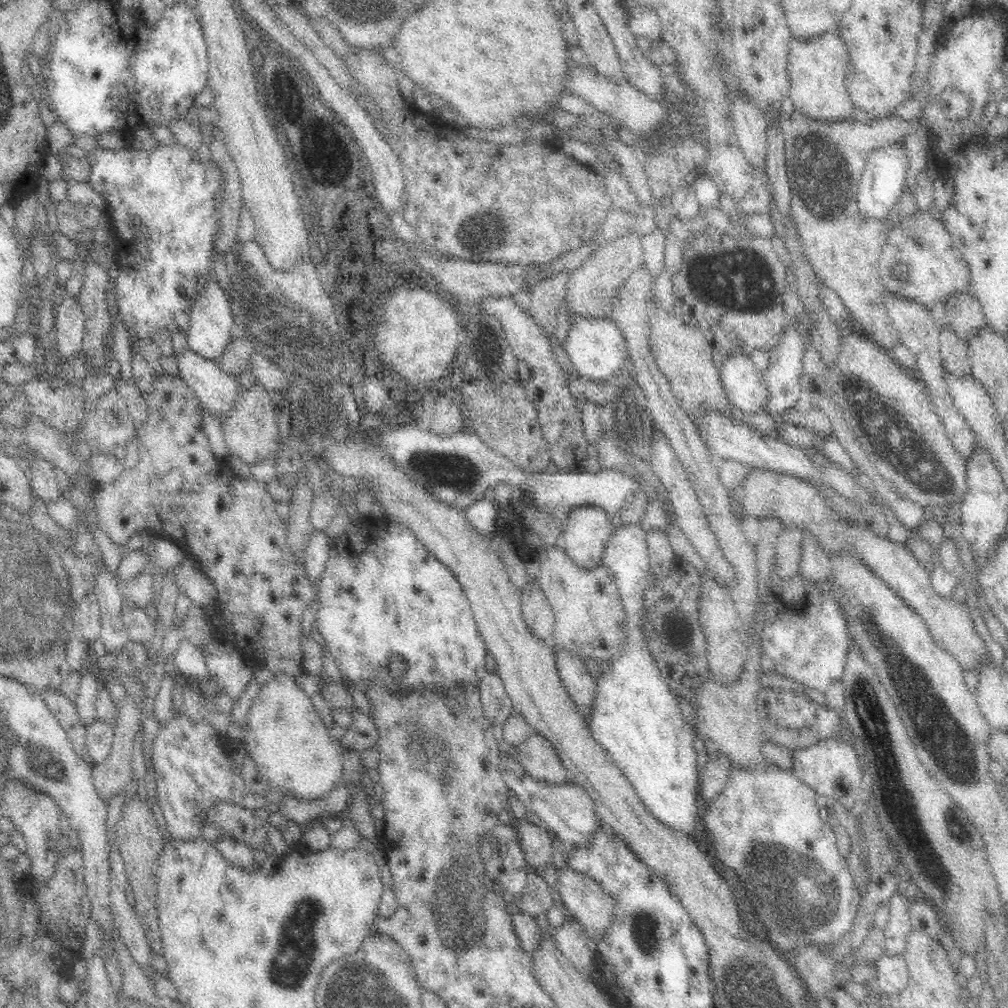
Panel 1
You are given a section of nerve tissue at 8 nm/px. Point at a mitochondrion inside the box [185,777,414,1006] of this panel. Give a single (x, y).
(287, 965)

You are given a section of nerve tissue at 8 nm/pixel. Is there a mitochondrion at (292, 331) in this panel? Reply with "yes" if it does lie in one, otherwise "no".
yes

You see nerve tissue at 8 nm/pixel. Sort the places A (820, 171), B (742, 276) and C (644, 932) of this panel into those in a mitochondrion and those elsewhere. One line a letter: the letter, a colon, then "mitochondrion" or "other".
A: mitochondrion
B: mitochondrion
C: mitochondrion

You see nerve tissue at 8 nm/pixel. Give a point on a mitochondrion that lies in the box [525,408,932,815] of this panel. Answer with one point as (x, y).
(910, 677)

